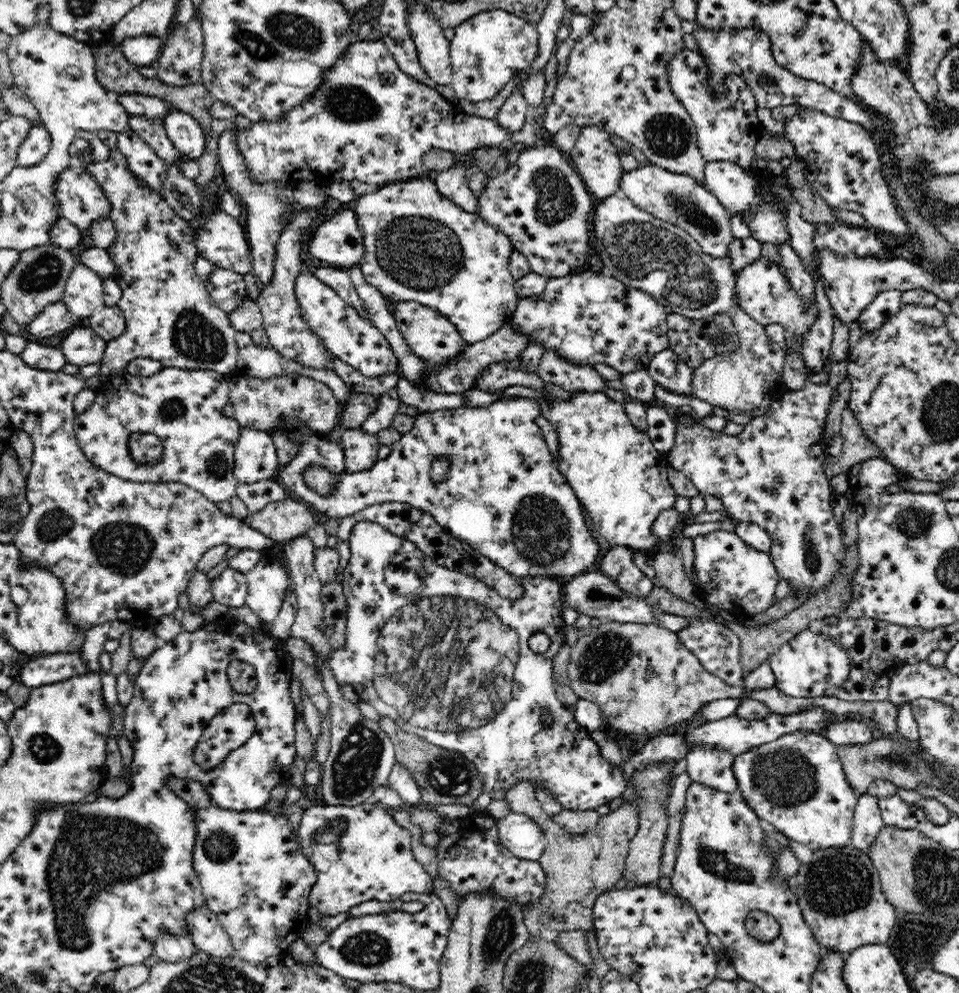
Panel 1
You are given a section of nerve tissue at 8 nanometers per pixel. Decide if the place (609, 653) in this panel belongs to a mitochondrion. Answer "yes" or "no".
yes

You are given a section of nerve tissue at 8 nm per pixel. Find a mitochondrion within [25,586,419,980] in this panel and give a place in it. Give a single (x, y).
(87, 837)

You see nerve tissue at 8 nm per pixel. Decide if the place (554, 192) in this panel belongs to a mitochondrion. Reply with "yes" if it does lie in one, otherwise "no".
yes

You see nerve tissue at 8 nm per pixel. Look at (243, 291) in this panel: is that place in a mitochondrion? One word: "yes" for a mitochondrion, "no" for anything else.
no

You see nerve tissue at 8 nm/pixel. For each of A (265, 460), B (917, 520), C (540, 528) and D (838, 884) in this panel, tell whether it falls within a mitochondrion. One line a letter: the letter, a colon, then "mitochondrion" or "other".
A: other
B: mitochondrion
C: mitochondrion
D: mitochondrion

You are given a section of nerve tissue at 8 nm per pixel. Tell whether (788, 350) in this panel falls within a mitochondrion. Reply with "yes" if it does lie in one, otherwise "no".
no

